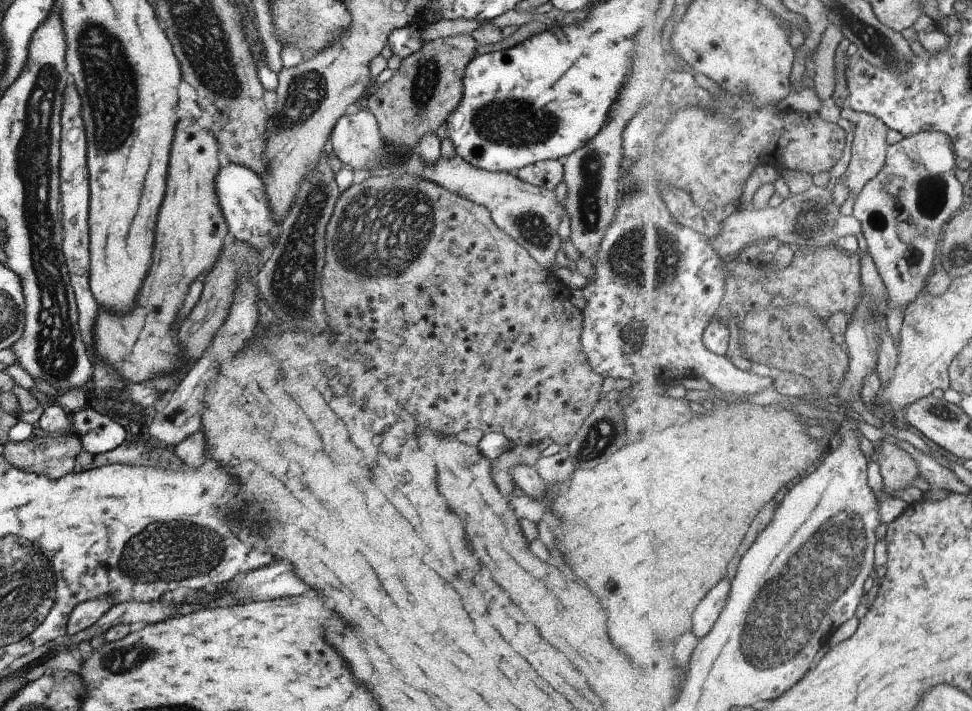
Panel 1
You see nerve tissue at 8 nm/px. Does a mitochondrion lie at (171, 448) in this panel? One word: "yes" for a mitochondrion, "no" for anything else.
no

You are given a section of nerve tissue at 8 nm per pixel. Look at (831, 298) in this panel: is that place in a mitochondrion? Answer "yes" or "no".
no

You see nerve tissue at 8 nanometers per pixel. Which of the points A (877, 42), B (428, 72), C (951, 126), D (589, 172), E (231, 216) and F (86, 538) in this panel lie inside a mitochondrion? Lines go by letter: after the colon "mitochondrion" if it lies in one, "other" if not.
A: mitochondrion
B: mitochondrion
C: other
D: mitochondrion
E: other
F: other

